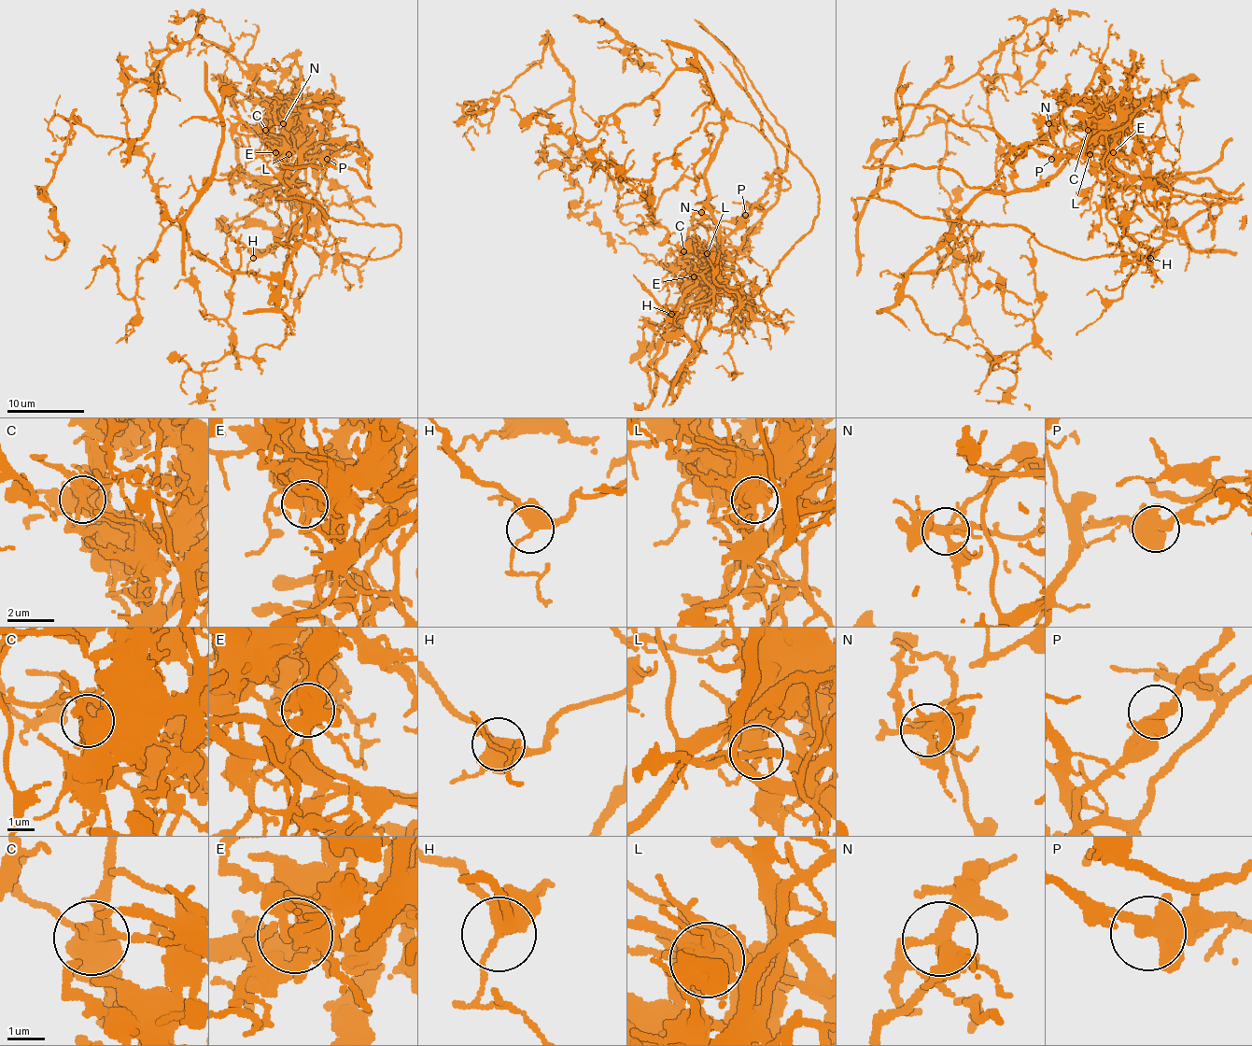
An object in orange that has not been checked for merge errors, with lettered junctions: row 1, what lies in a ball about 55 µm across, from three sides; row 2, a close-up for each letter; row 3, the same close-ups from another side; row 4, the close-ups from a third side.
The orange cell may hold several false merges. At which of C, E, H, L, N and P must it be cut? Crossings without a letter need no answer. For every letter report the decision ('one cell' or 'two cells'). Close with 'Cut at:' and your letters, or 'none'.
C: two cells
E: two cells
H: one cell
L: two cells
N: two cells
P: one cell
Cut at: C, E, L, N

